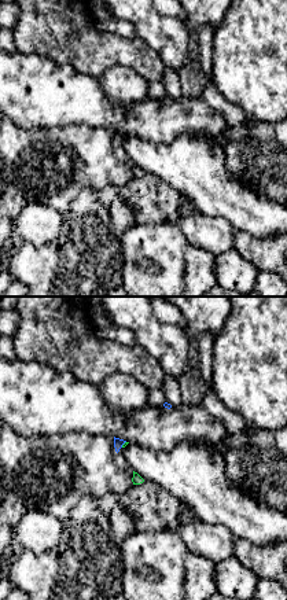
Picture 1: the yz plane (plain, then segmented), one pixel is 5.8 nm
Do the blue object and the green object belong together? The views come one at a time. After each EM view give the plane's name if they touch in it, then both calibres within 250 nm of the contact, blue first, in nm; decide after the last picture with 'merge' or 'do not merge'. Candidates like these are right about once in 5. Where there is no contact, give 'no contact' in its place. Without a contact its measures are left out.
contact in yz; calibres 50 and 20 nm

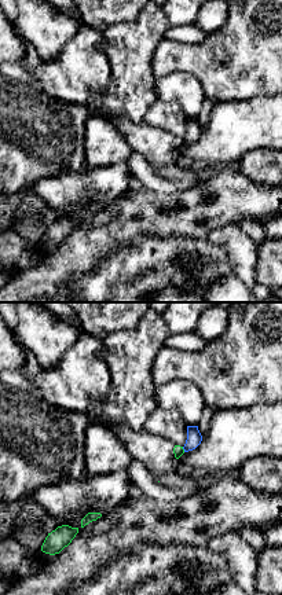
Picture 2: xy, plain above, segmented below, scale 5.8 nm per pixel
contact in xy; calibres 90 and 60 nm

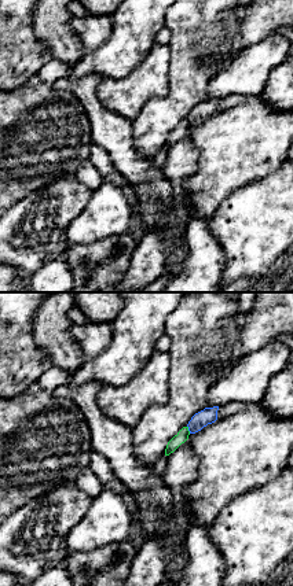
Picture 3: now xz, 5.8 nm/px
contact in xz; calibres 100 and 70 nm

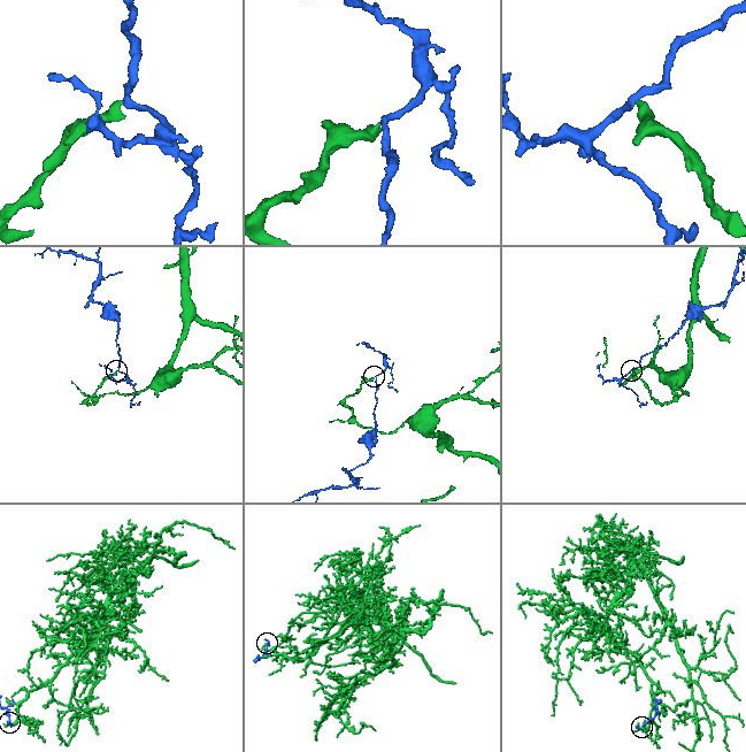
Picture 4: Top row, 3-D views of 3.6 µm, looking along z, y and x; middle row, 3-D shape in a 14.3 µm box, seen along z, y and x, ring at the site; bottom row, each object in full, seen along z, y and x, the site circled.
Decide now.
do not merge

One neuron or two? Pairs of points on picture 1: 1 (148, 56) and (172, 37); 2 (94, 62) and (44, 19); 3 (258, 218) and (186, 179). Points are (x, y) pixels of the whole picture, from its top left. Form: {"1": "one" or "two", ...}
{"1": "two", "2": "one", "3": "one"}

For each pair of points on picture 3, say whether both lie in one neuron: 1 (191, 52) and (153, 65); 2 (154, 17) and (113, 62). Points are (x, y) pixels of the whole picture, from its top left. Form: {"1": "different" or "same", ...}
{"1": "different", "2": "same"}

